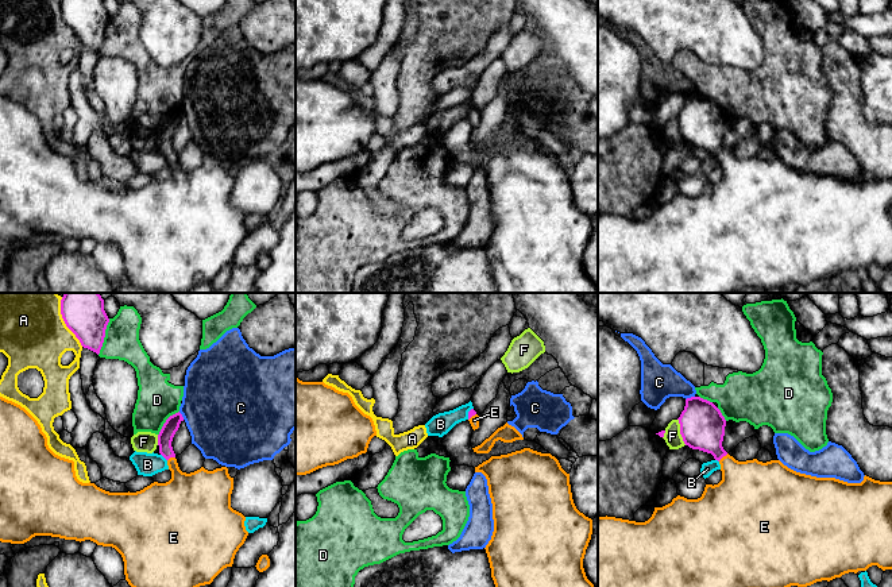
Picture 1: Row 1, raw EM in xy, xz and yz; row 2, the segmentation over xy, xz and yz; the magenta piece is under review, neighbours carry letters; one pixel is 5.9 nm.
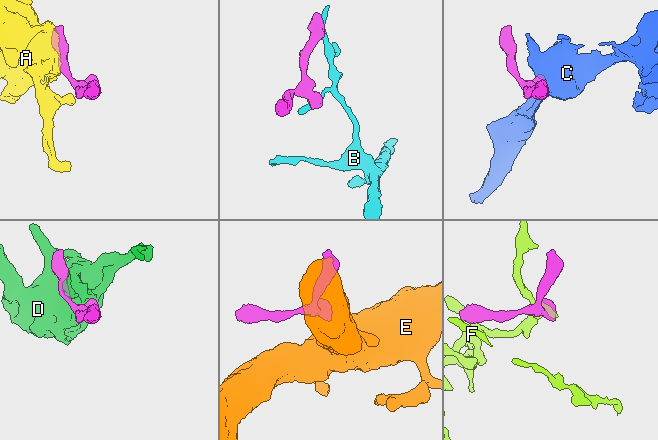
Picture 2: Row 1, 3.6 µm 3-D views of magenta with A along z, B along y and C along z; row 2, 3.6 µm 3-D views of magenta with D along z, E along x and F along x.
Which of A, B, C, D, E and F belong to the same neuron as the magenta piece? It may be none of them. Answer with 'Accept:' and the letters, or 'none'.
Accept: E

